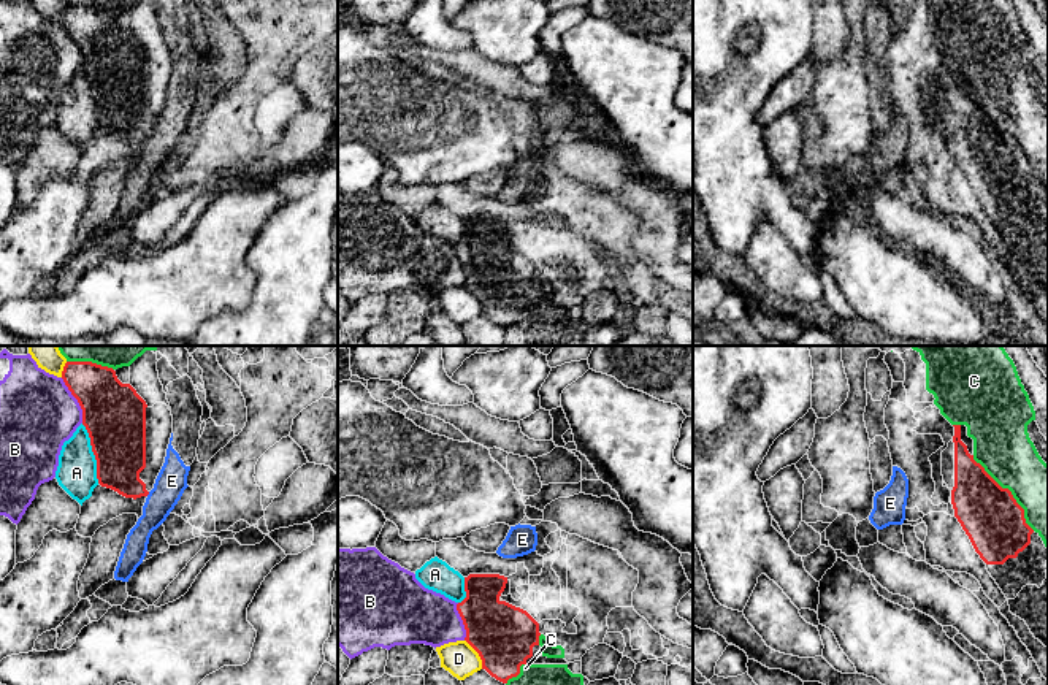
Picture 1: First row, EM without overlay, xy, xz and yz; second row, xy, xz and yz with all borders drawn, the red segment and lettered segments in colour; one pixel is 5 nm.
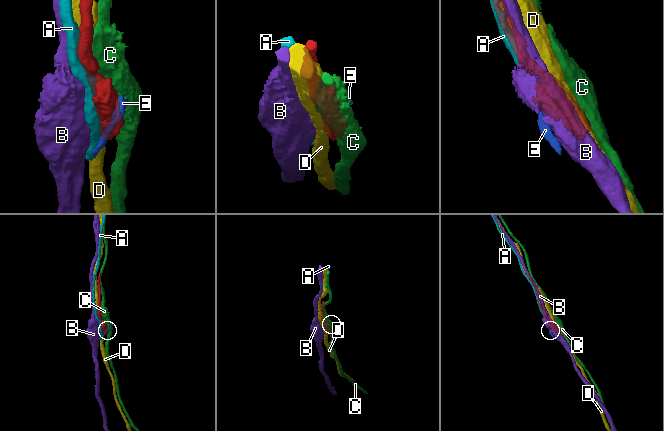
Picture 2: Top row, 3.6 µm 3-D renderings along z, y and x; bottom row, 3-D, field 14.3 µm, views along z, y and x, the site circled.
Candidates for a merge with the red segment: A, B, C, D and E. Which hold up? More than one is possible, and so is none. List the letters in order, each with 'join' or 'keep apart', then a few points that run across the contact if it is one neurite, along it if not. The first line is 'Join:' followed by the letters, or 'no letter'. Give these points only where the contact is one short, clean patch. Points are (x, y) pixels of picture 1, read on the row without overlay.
Join: no letter
A: keep apart
B: keep apart
C: keep apart
D: keep apart
E: keep apart | xy (149, 137), (146, 140)

